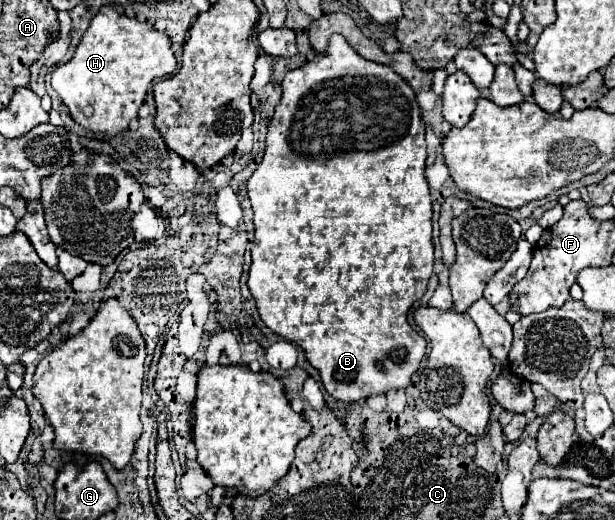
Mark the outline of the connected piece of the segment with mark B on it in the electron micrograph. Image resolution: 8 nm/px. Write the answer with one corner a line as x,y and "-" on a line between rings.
333,35
329,49
319,53
313,61
305,63
299,69
293,69
285,75
283,97
275,107
275,115
269,123
269,133
265,141
265,155
257,165
255,173
247,181
247,193
253,205
253,223
255,223
255,241
253,241
253,263
249,269
247,287
257,303
261,321
279,337
299,345
307,361
321,373
323,387
327,393
343,403
355,403
371,395
387,393
393,389
405,389
411,383
411,375
419,369
419,363
425,355
425,339
407,323
407,311
415,301
425,295
427,281
433,273
433,239
431,239
431,197
425,181
425,123
421,119
415,93
409,83
391,67
363,59
343,35

